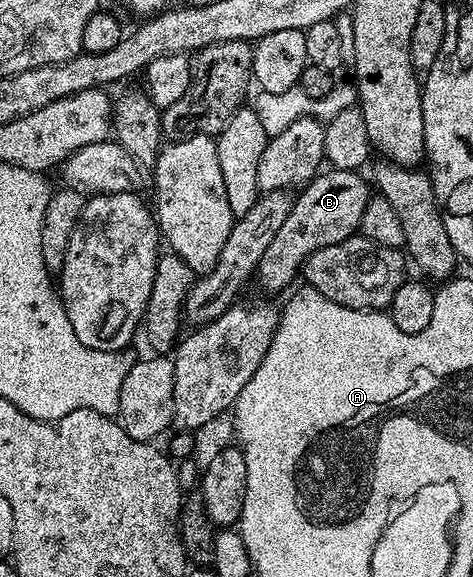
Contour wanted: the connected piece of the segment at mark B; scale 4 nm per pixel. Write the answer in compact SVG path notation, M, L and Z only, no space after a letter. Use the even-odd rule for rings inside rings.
M324 170L315 176L295 195L295 204L281 224L281 230L273 237L269 249L265 249L265 257L261 257L257 272L257 283L267 291L283 291L295 275L300 274L307 256L327 245L337 245L354 236L361 225L361 213L365 213L365 205L369 198L367 183L359 171Z

